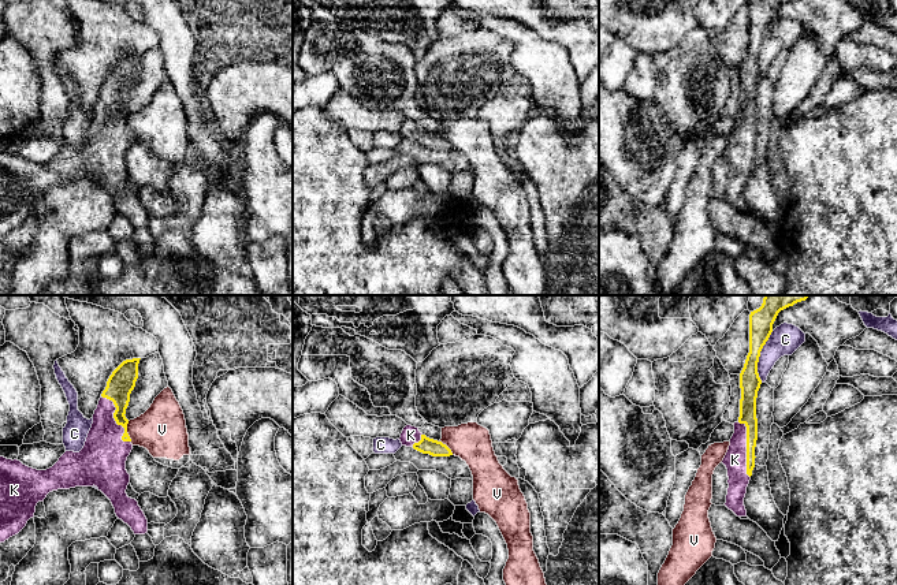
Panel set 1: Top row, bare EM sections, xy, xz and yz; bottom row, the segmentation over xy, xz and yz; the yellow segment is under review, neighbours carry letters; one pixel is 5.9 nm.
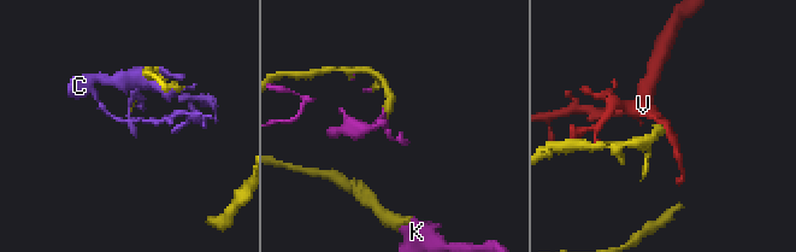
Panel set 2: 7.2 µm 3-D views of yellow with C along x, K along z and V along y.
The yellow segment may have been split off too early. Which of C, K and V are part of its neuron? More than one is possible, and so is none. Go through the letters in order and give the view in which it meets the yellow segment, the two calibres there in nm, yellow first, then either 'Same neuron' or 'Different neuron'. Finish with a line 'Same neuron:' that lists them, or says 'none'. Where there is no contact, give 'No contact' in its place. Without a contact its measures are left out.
C: Touches yellow in yz. Thickness 140 nm (yellow) against 180 nm. Different neuron
K: Touches yellow in xy. Thickness 160 nm (yellow) against 280 nm. Same neuron
V: Touches yellow in xy. Thickness 150 nm (yellow) against 280 nm. Different neuron
Same neuron: K

